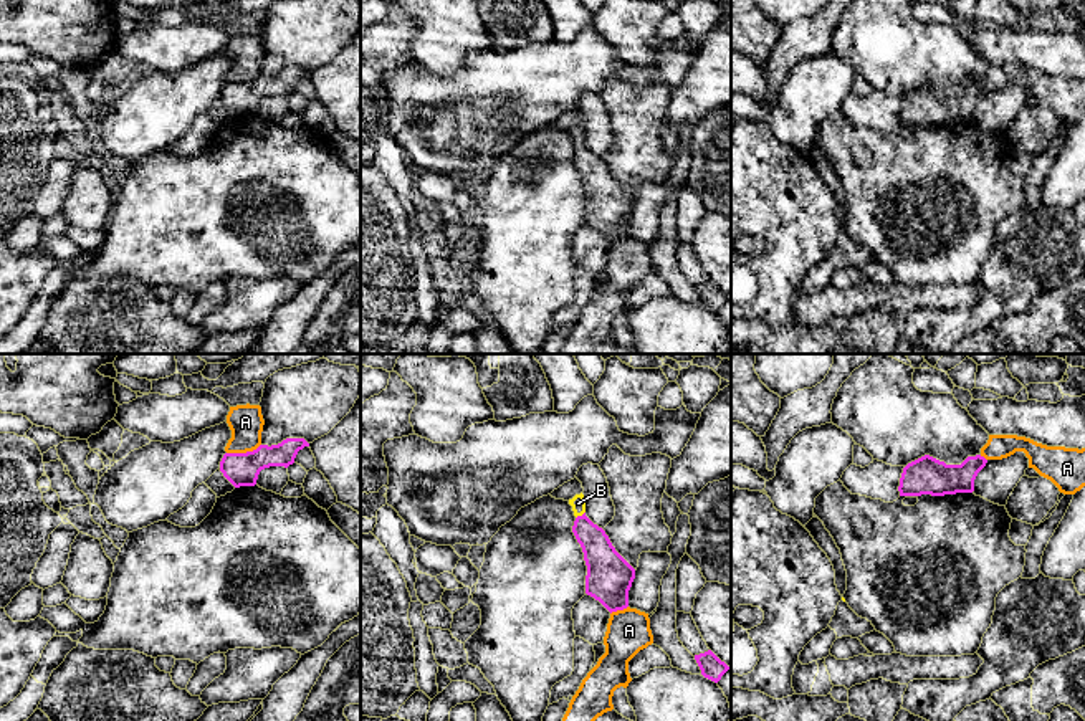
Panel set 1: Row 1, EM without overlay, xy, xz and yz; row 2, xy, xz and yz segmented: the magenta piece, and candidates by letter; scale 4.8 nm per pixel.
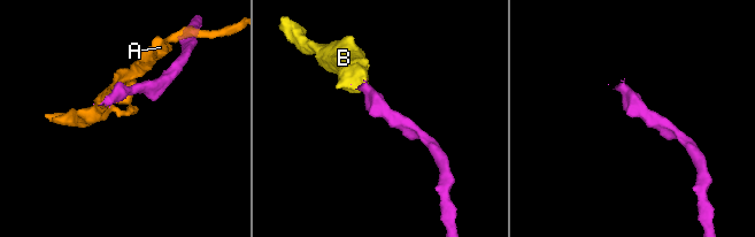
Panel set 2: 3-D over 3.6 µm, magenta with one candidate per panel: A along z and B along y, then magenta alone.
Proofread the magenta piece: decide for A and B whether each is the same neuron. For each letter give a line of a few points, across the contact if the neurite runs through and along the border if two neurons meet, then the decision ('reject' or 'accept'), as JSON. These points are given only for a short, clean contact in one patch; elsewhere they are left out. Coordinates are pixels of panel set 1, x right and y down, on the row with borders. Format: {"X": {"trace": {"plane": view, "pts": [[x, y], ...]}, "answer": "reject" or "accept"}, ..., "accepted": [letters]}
{"A": {"answer": "reject"}, "B": {"trace": {"plane": "xz", "pts": [[602, 561], [579, 516], [578, 503]]}, "answer": "accept"}, "accepted": ["B"]}

